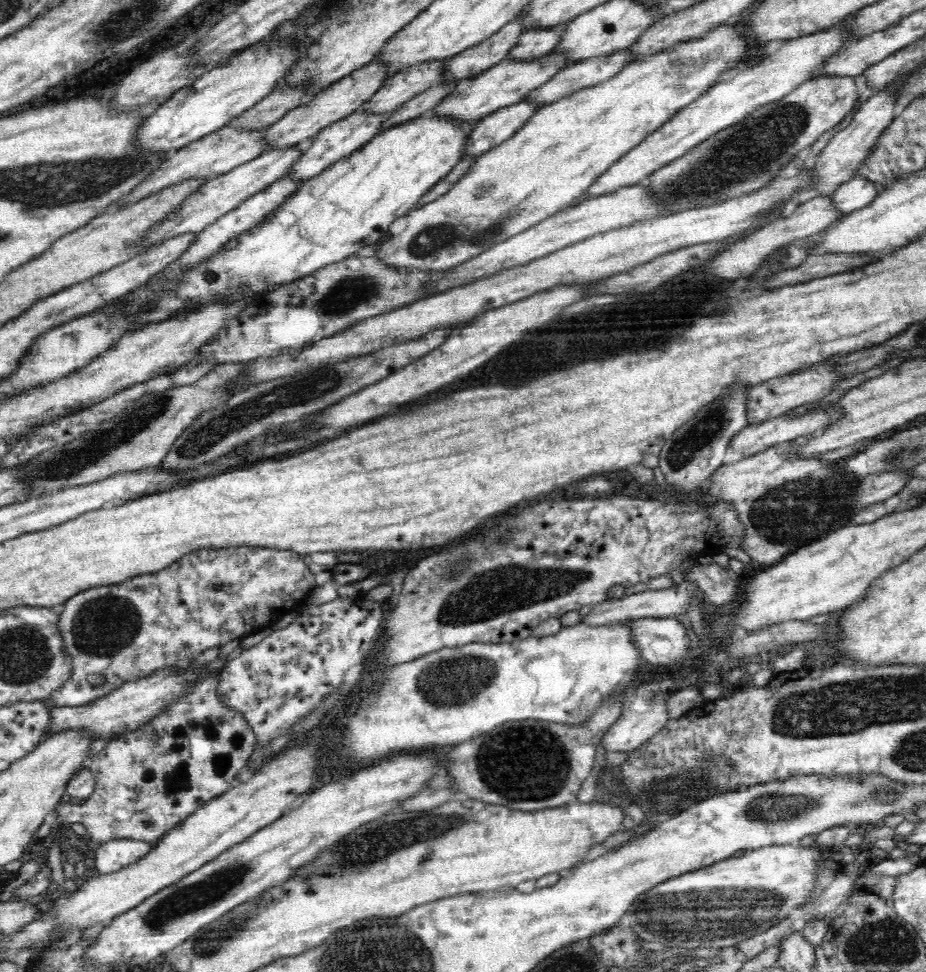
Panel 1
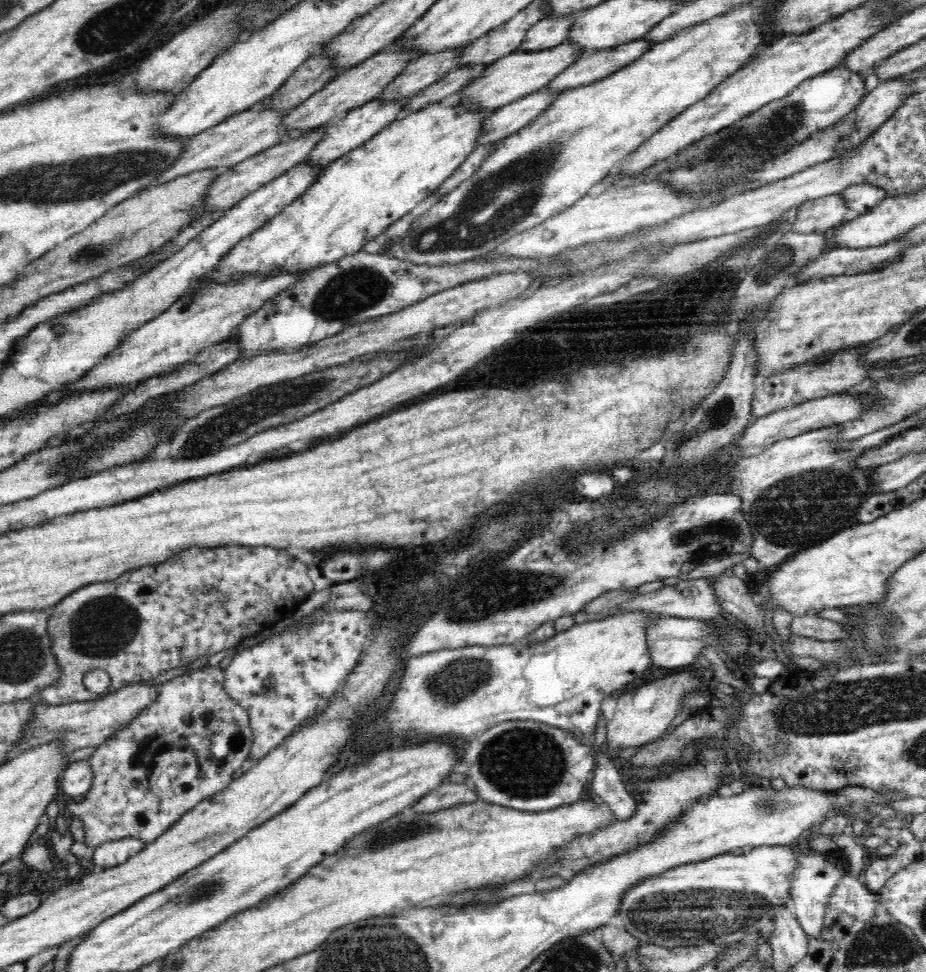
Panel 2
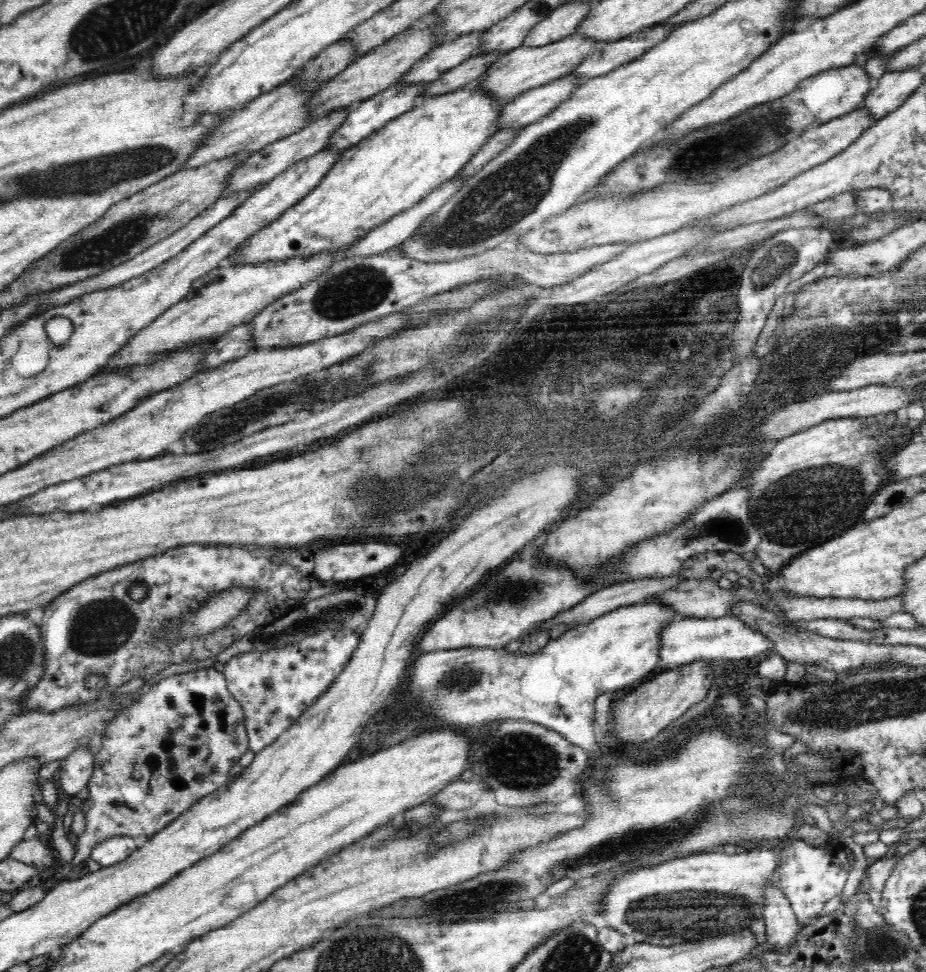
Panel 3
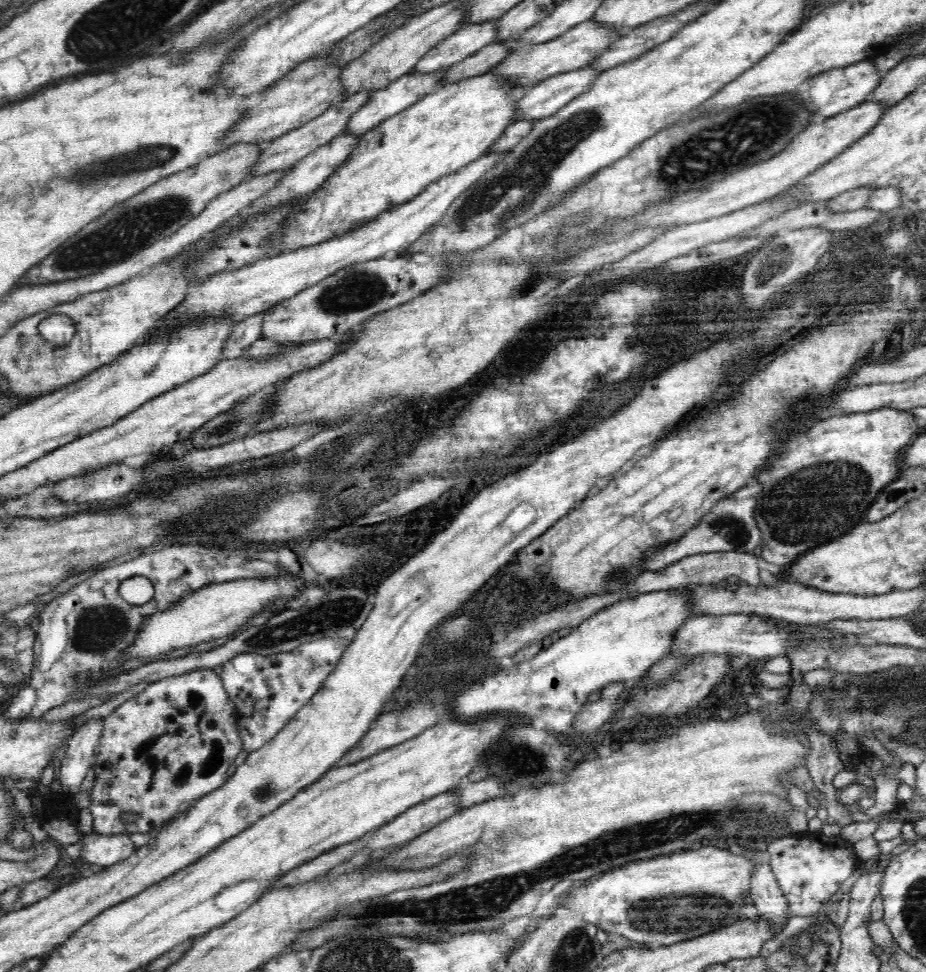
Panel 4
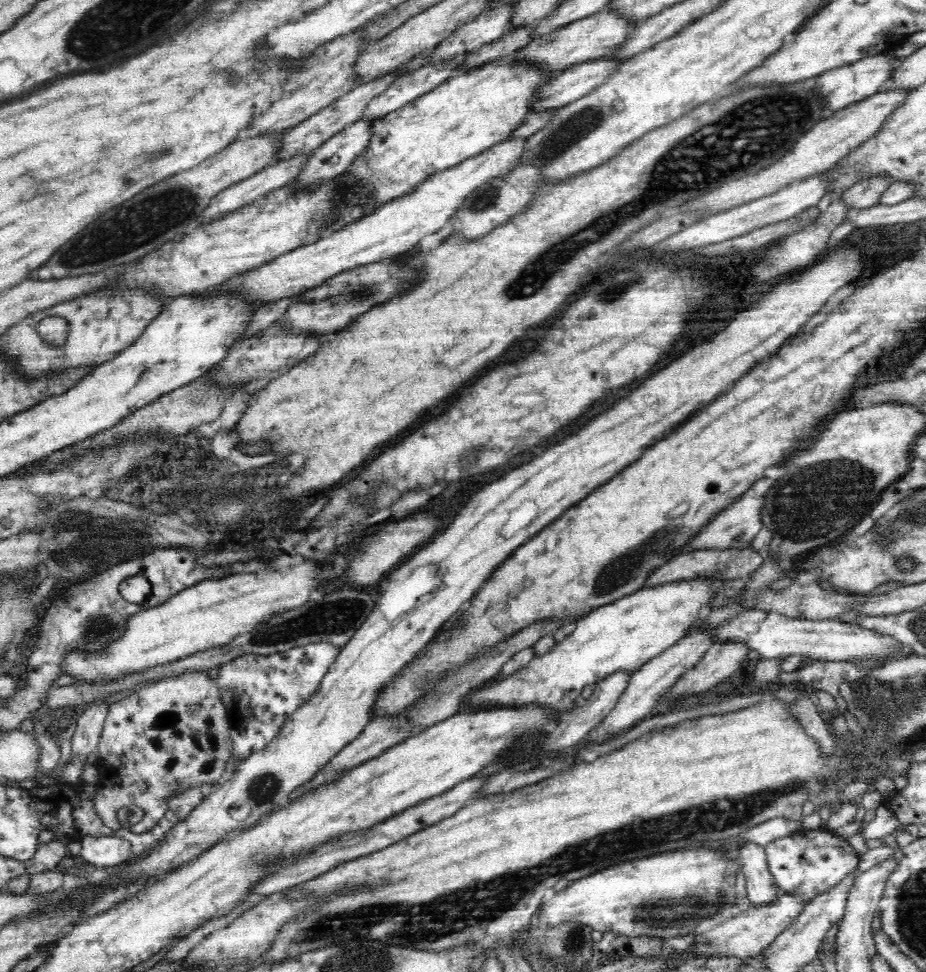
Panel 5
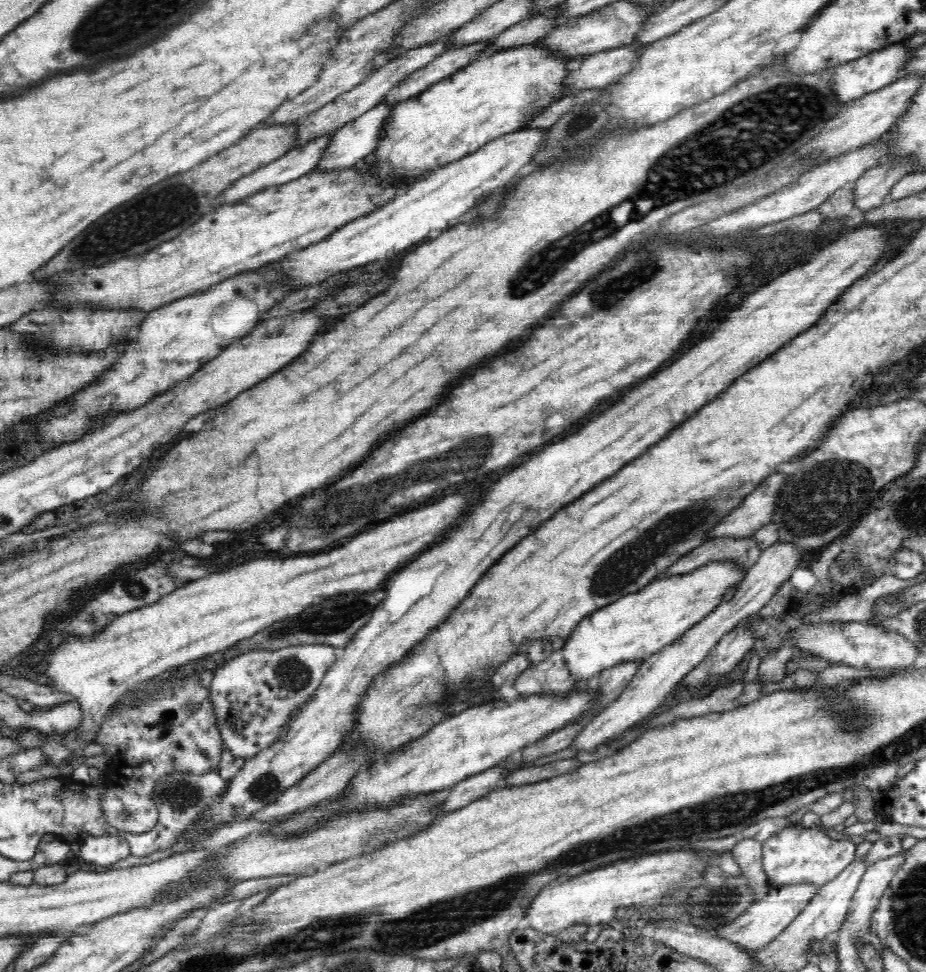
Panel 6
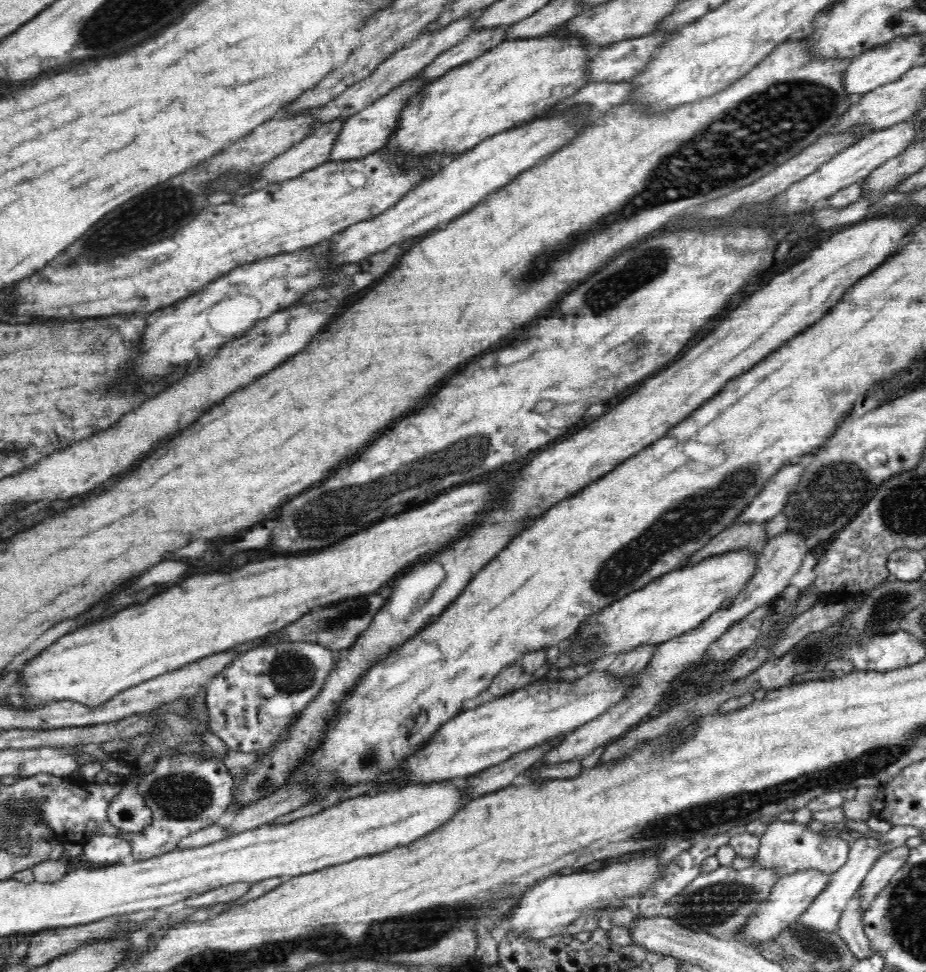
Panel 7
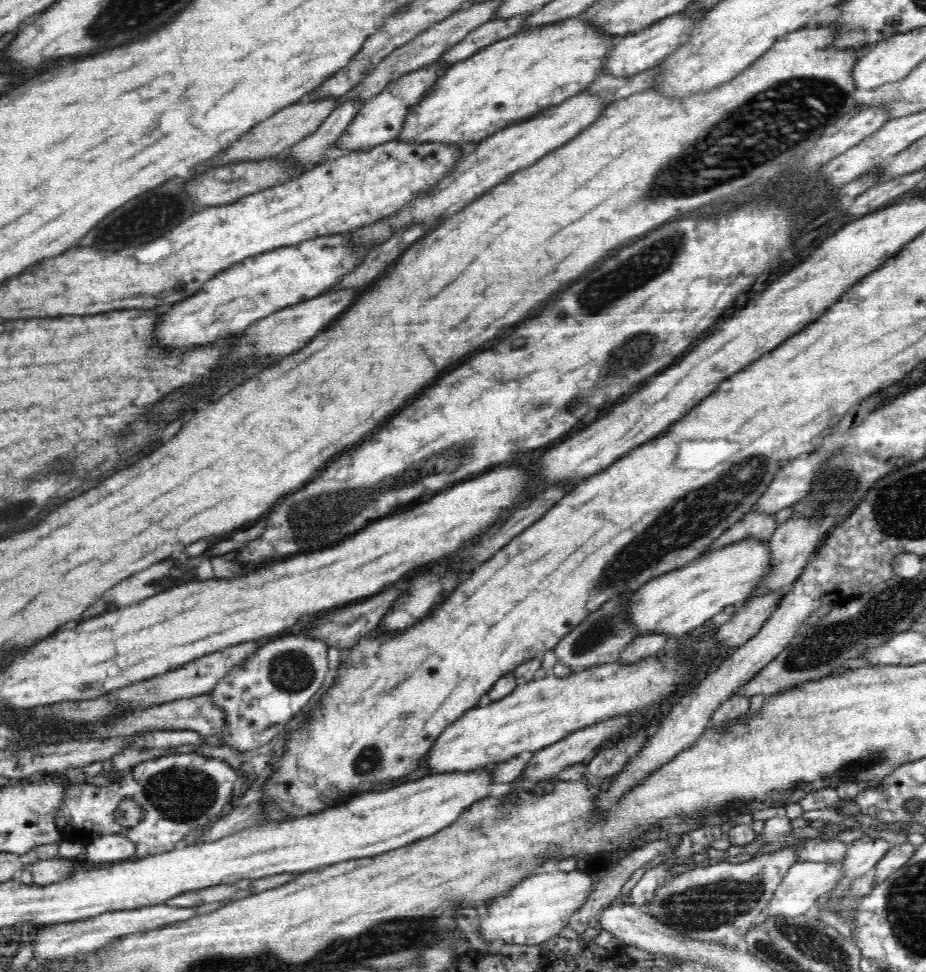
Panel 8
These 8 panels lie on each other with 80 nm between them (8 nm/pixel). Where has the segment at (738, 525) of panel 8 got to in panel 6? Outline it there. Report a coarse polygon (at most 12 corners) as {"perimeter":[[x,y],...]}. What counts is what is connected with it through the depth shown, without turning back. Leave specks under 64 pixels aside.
{"perimeter":[[754,535],[708,539],[660,577],[686,574],[712,561],[746,571],[762,551]]}

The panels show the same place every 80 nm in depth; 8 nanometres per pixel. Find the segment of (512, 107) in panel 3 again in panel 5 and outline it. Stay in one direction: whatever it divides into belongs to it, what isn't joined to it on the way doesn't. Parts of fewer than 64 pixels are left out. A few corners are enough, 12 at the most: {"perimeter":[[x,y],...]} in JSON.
{"perimeter":[[625,61],[568,67],[540,86],[530,111],[558,110],[604,84]]}

